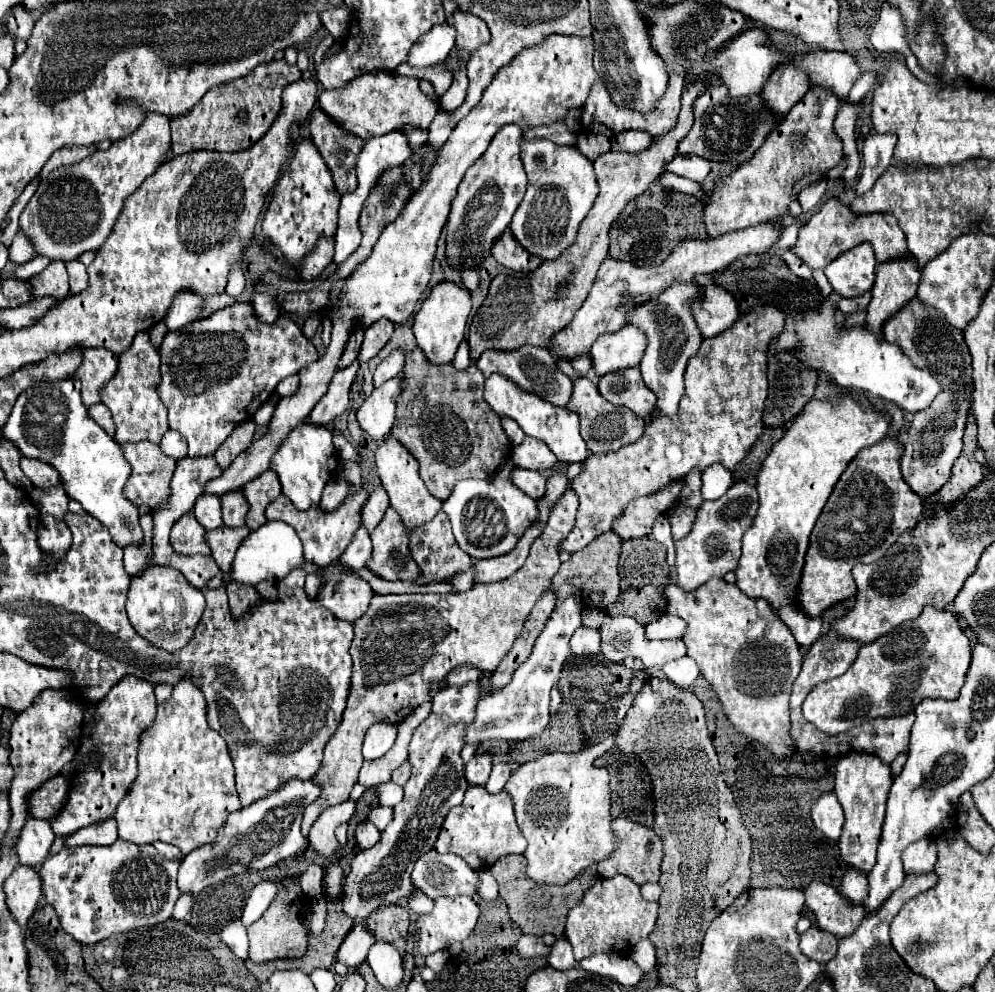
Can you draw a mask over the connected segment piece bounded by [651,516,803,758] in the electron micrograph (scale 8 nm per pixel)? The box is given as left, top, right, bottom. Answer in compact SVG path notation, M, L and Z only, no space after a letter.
M666 518L657 519L651 536L667 547L670 566L669 586L665 588L667 612L687 622L683 636L687 656L697 662L701 674L713 684L723 712L737 732L767 746L779 758L791 756L795 748L789 736L789 694L803 660L793 634L773 616L767 600L751 598L723 578L709 580L693 594L681 592L675 586L675 546Z

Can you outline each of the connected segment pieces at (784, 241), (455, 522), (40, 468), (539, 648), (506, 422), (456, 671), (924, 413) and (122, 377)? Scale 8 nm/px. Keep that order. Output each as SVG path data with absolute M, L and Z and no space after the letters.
M793 222L793 224L785 226L781 230L779 240L769 248L769 252L773 254L773 252L777 252L777 248L793 248L795 242L797 242L797 230L799 230L799 226L801 226L801 222Z
M501 478L457 482L451 496L443 502L443 512L449 516L457 544L471 558L493 558L509 552L525 528L537 520L535 500L515 488L511 480Z
M21 458L21 470L33 482L35 488L47 490L47 488L53 488L53 486L61 486L63 484L61 478L59 478L59 472L55 472L53 466L45 464L43 460Z
M567 600L561 608L555 608L551 618L545 624L545 630L539 634L531 656L515 670L509 686L495 694L485 694L477 704L477 714L473 724L467 730L467 742L485 742L485 740L525 740L535 734L541 734L551 718L549 694L553 684L559 678L563 662L571 656L569 638L581 626L581 608L575 600Z
M501 417L501 424L513 447L518 446L525 439L526 435L513 419Z
M457 666L443 678L443 682L445 682L443 688L447 688L447 686L465 686L467 682L477 680L477 678L479 678L479 672L473 666Z
M941 392L933 404L913 416L911 428L905 436L905 454L901 458L901 474L913 492L921 500L933 496L947 480L953 460L961 454L963 448L963 432L967 410L971 408L973 396L965 396L965 392Z
M137 332L133 338L133 344L121 352L119 356L119 368L115 376L101 388L99 396L101 402L111 410L113 422L115 422L115 440L117 442L139 442L149 440L159 444L163 434L169 430L167 426L167 408L161 404L157 396L157 388L161 382L159 372L159 352L151 344L147 332Z

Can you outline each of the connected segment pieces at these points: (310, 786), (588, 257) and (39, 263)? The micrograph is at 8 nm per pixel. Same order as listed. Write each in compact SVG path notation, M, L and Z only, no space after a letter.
M289 780L281 790L273 792L273 796L265 796L265 800L253 802L249 808L241 808L233 812L227 822L217 832L217 838L211 844L203 844L189 852L179 866L177 886L181 894L197 896L203 888L223 882L229 876L259 872L265 870L279 860L291 856L291 850L307 848L307 838L301 834L301 818L303 810L309 802L319 796L319 786L313 780Z
M695 82L689 84L683 90L683 98L681 98L681 112L679 112L679 120L677 126L673 128L673 132L667 132L663 136L657 136L653 140L653 144L647 150L641 150L637 154L629 154L629 152L605 152L601 154L593 164L595 164L595 174L597 174L597 182L599 182L599 196L593 204L593 208L589 210L589 214L585 216L585 220L581 222L581 228L577 232L577 240L575 246L581 248L581 256L583 256L583 264L585 268L593 268L593 280L597 274L597 268L601 264L601 260L607 258L607 250L609 250L609 226L611 222L619 216L619 212L627 206L627 202L639 194L643 194L651 182L657 180L657 176L663 172L663 164L665 160L673 160L673 156L677 154L677 142L685 138L685 134L691 130L693 126L693 100L697 94L701 94L707 88L707 82Z
M37 256L37 258L33 258L33 260L25 262L25 264L21 264L21 266L15 270L15 276L17 276L17 278L31 278L31 276L35 276L37 272L41 272L49 262L51 262L49 258Z

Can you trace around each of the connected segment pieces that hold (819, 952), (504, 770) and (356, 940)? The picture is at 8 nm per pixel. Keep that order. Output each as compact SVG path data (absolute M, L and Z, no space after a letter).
M809 928L801 936L801 952L819 964L827 964L835 958L837 938L821 928Z
M495 764L493 770L491 770L491 776L489 776L487 784L485 784L485 788L487 788L491 794L495 794L495 792L503 790L503 786L505 786L507 780L509 780L509 776L511 776L511 768L509 768L507 764Z
M355 924L351 928L351 932L345 936L343 944L337 950L337 962L353 968L359 966L361 962L365 962L365 956L373 944L373 936L371 932L365 928L365 924Z

